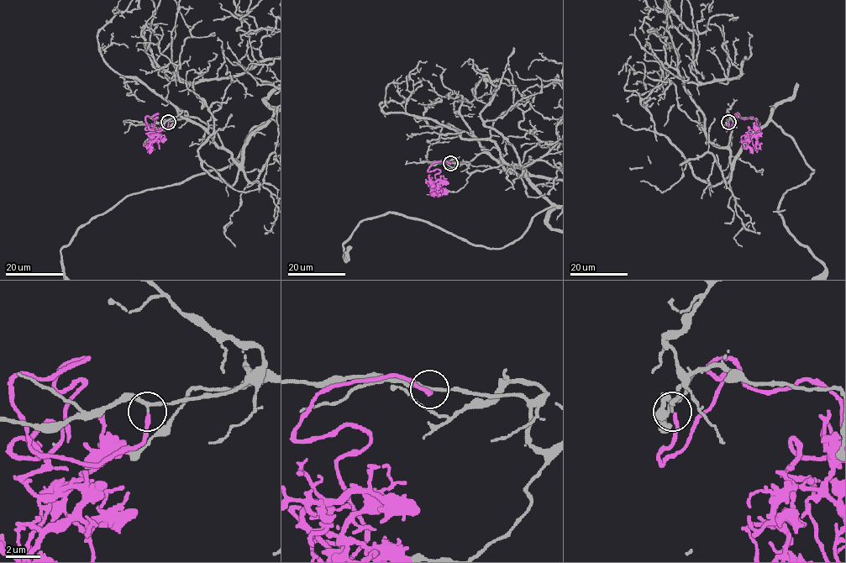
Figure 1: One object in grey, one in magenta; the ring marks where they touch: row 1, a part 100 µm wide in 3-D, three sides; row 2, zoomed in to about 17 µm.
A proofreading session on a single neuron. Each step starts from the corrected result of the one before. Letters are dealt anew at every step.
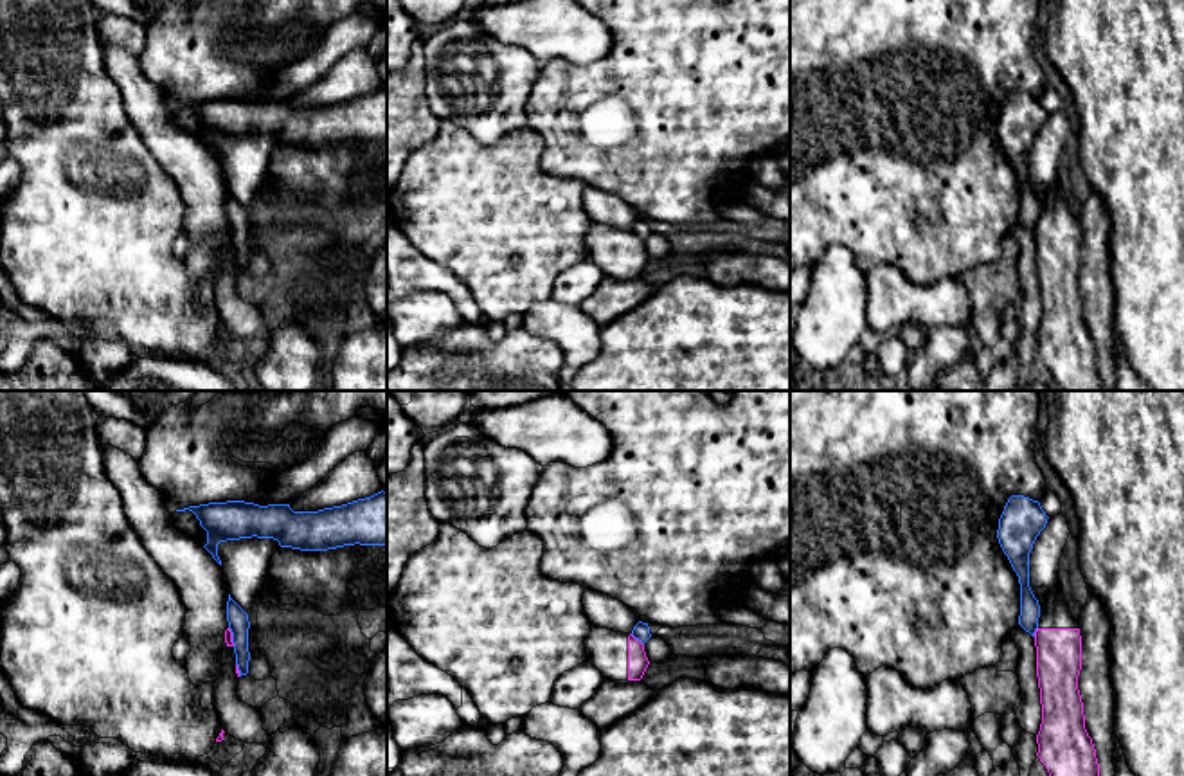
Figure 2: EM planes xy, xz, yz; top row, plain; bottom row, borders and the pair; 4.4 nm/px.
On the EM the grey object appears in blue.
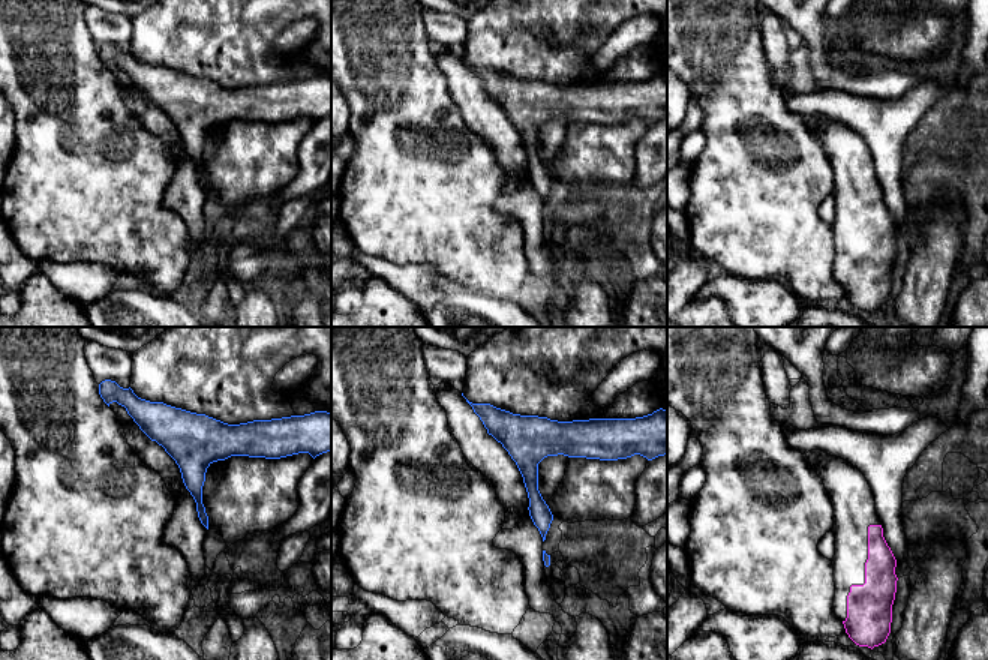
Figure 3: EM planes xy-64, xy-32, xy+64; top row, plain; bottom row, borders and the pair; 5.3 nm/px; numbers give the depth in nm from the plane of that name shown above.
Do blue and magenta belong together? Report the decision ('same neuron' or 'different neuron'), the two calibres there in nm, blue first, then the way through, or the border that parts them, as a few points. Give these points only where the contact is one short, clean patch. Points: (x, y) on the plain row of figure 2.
different neuron; 80 nm thick on the blue side, 90 nm on the other; border along xz (630, 231), (643, 242)

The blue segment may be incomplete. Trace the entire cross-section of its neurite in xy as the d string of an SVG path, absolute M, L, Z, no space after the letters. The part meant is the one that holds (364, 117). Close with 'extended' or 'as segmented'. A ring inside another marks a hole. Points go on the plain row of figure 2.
M387 88L358 95L342 103L324 104L318 108L293 108L290 101L259 103L245 97L209 99L189 103L176 108L193 108L200 122L207 128L203 142L221 162L218 140L239 135L274 135L281 144L300 148L327 148L344 142L387 142Z; as segmented

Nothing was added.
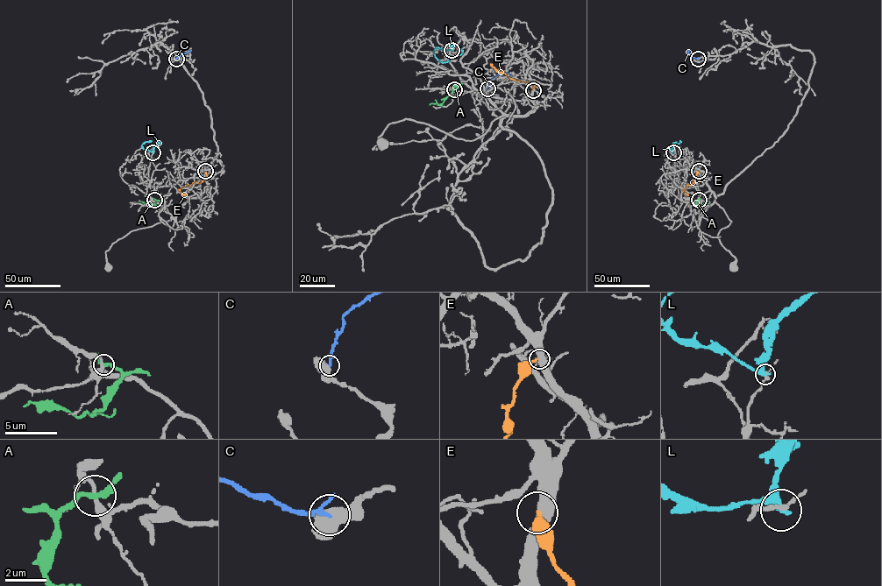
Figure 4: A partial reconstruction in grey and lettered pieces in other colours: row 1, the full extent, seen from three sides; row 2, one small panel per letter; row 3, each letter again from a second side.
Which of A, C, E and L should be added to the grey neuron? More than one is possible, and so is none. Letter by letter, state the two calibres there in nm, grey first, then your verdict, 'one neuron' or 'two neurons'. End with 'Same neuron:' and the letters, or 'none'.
A: calibres 260 and 200 nm; two neurons
C: calibres 500 and 150 nm; two neurons
E: calibres 550 and 180 nm; two neurons
L: calibres 160 and 320 nm; two neurons
Same neuron: none

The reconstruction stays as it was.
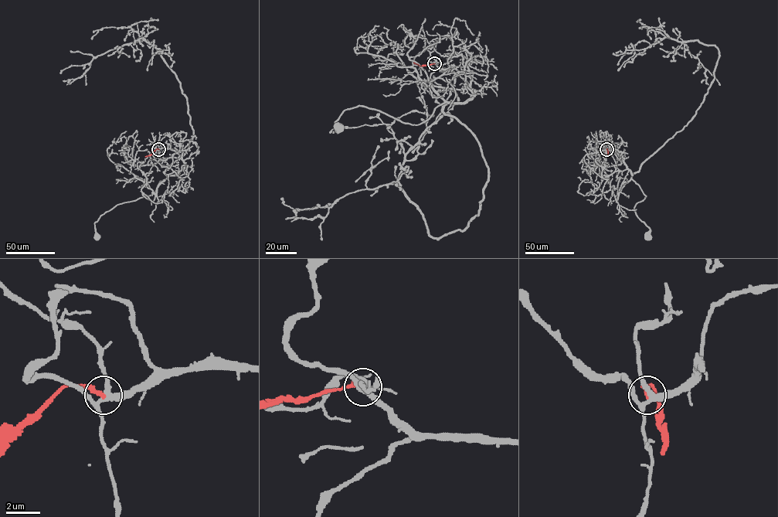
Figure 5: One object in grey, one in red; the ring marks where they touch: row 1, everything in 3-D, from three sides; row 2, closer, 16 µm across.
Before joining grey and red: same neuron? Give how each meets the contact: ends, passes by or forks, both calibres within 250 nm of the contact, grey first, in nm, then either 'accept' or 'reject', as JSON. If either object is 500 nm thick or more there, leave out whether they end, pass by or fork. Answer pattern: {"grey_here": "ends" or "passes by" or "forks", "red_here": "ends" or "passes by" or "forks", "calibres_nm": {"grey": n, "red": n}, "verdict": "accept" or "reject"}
{"grey_here": "forks", "red_here": "ends", "calibres_nm": {"grey": 300, "red": 190}, "verdict": "reject"}

